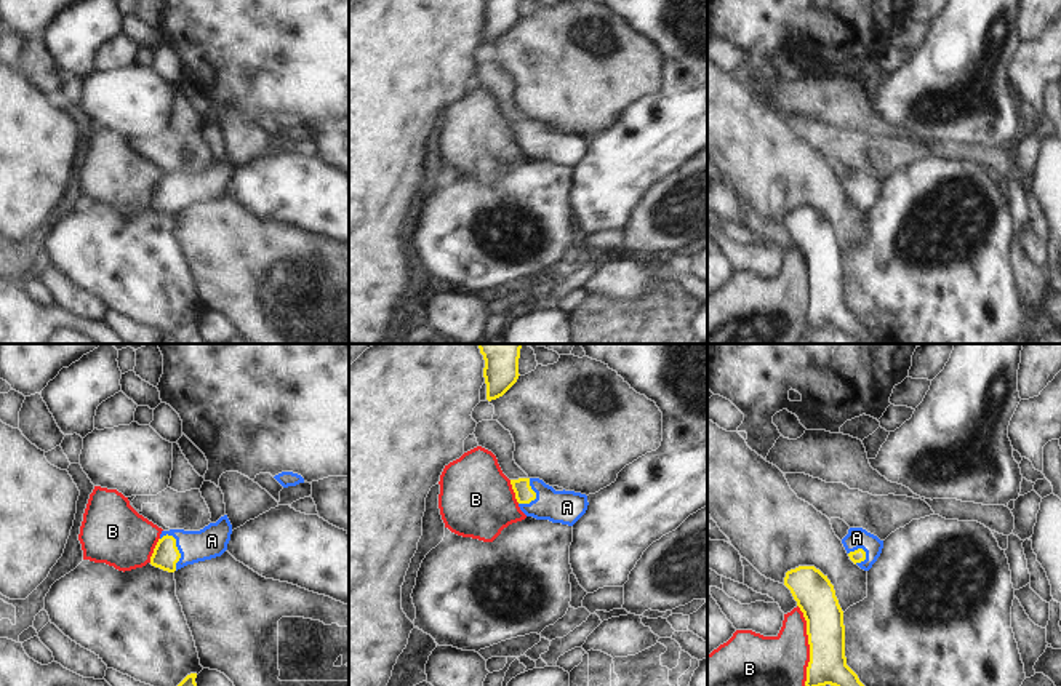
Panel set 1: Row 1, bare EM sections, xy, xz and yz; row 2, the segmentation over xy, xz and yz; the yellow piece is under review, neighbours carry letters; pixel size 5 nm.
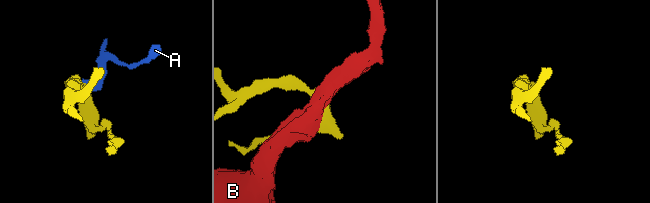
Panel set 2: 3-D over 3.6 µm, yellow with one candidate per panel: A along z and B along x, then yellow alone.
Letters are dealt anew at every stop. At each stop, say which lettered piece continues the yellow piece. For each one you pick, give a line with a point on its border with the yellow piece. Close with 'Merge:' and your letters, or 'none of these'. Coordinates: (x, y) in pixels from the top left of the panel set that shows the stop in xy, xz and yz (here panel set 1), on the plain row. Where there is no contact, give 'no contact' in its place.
A: xy (178, 192)
Merge: A

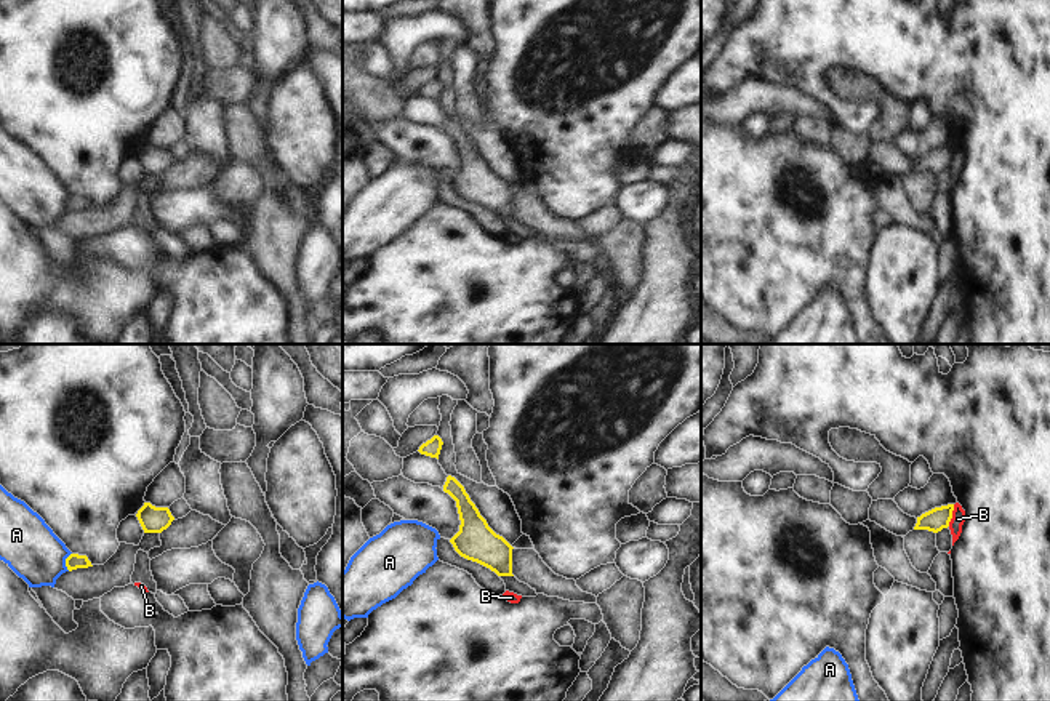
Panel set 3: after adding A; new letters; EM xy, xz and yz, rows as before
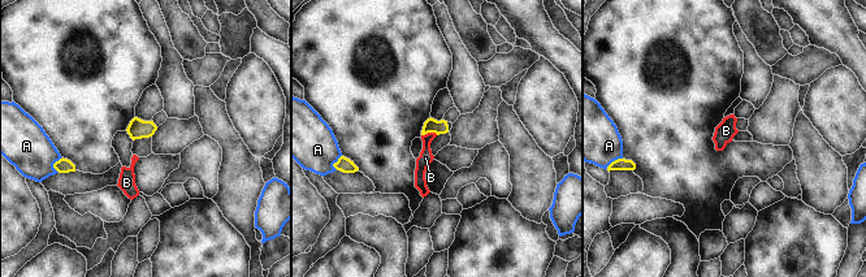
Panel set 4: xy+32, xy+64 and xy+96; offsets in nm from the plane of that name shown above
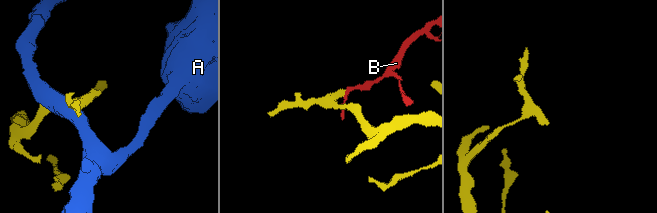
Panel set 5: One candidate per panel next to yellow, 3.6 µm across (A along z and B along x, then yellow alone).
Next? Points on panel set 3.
Merge: none of these

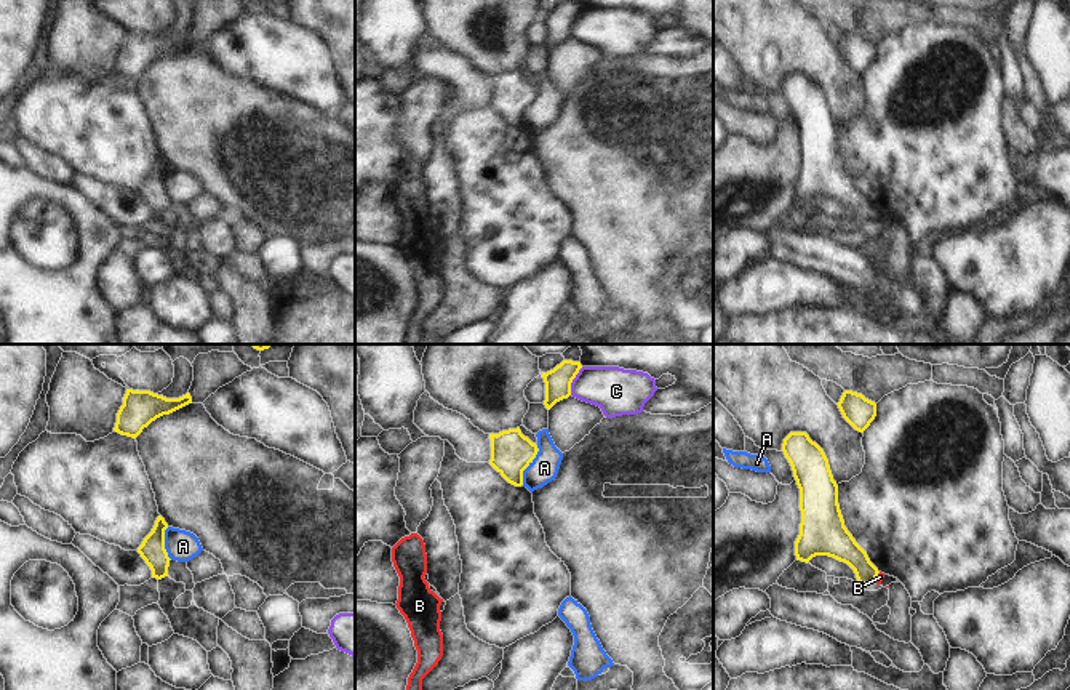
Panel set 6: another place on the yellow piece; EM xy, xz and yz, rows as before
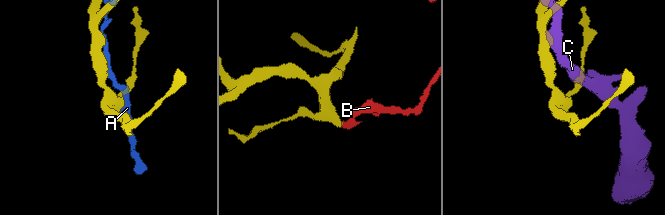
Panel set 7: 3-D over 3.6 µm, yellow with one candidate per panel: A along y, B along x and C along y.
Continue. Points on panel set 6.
Merge: none of these

